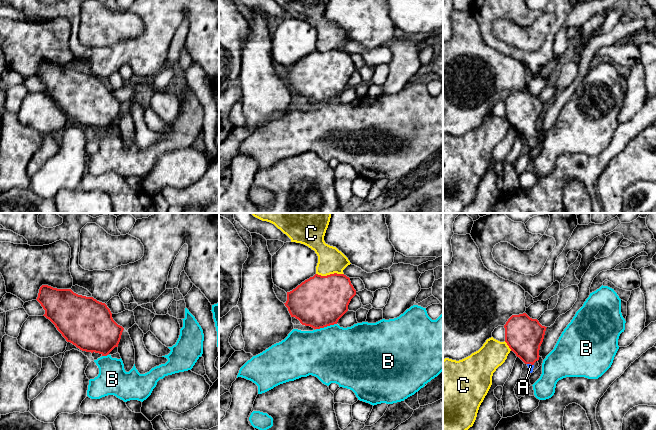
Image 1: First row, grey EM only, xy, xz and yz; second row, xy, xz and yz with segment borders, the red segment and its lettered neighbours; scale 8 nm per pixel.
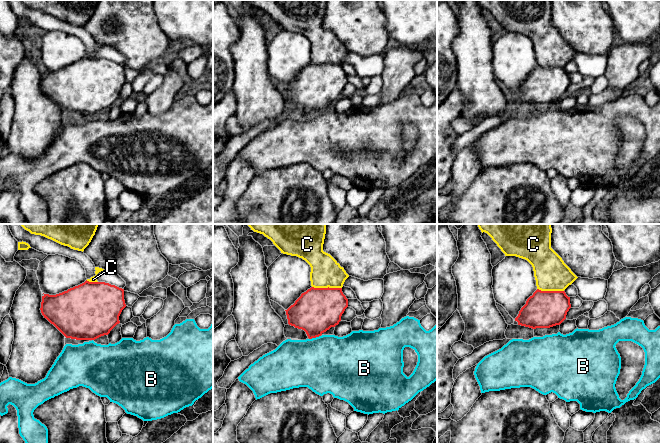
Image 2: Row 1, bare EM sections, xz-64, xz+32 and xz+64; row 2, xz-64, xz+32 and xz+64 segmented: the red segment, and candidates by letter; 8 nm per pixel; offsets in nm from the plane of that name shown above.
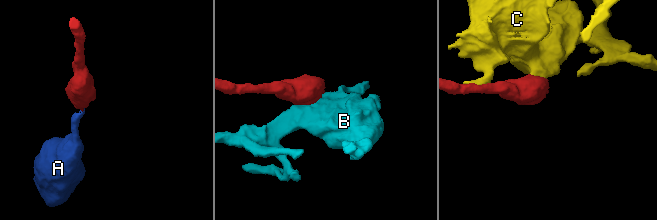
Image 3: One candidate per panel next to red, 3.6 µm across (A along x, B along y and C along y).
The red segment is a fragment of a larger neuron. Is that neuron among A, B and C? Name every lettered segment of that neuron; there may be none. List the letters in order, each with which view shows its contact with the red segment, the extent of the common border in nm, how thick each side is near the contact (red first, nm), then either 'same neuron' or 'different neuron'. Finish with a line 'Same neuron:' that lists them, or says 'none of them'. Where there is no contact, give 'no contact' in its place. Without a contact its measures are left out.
A: yz | 60 nm | 300/40 nm | same neuron
B: xz | 180 nm | 420/460 nm | different neuron
C: xz | 220 nm | 420/200 nm | different neuron
Same neuron: A

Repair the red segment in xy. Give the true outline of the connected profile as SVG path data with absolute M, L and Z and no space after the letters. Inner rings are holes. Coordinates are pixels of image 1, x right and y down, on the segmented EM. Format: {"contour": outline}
{"contour": "M48 285L40 287L36 300L45 310L43 316L80 350L107 356L118 347L124 328L113 320L105 303Z"}

